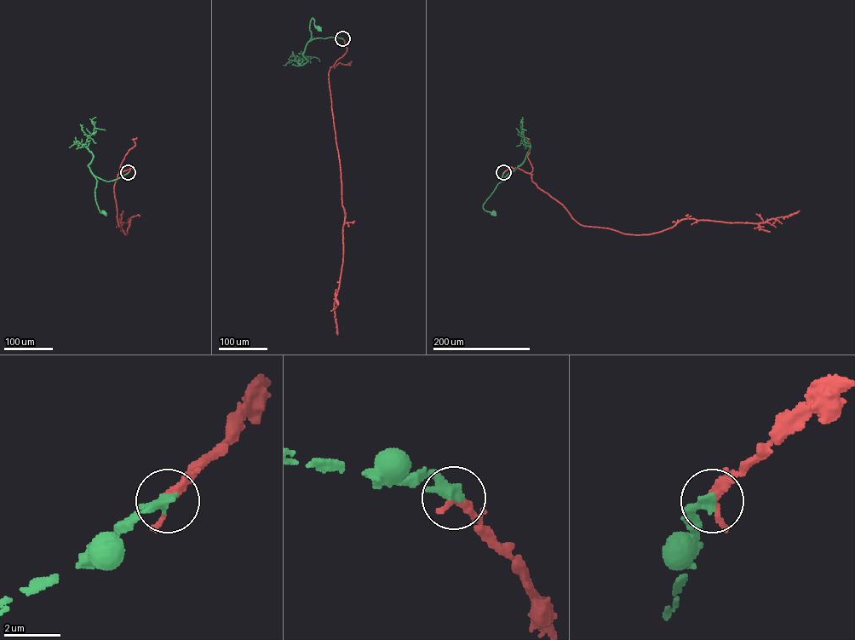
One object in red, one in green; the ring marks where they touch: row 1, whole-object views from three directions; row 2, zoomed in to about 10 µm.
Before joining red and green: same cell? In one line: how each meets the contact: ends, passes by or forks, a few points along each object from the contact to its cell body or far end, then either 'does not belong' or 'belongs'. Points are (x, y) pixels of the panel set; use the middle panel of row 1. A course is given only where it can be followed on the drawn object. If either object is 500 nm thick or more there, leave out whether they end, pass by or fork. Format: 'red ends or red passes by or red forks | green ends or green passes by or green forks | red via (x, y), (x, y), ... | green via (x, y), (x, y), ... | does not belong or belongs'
red passes by | green ends | red via (342, 38), (347, 50), (329, 73), (345, 213), (342, 264), (335, 299), (337, 334) | green via (342, 38), (331, 37), (310, 41), (312, 18), (314, 25), (319, 28) | belongs

